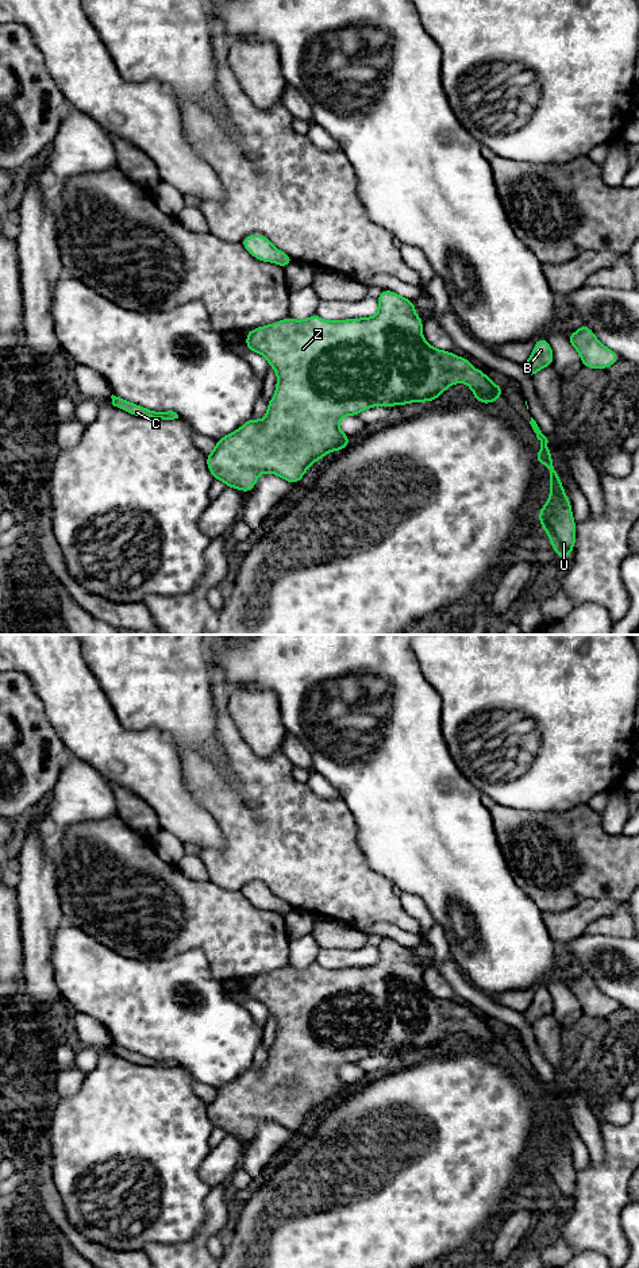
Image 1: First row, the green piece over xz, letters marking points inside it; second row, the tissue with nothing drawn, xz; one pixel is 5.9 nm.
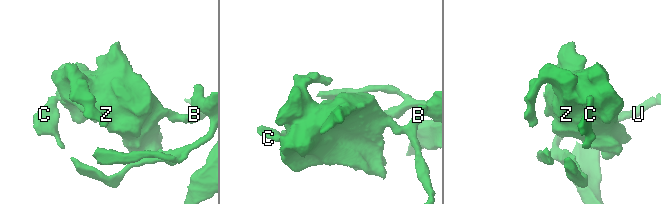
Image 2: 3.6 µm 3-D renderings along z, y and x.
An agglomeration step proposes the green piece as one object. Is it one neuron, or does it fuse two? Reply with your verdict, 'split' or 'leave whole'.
leave whole

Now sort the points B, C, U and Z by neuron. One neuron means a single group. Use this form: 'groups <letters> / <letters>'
groups B C U Z

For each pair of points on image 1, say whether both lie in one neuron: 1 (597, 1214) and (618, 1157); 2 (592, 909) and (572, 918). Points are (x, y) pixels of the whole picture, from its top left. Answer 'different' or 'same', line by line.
1: same
2: same

